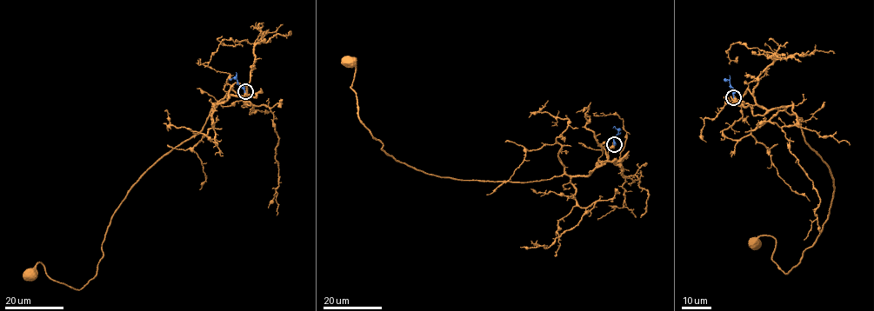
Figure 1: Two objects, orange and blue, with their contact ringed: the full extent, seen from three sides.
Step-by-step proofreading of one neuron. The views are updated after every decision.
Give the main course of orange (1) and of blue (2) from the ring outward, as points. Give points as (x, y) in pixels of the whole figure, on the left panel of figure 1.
1: (244, 92), (215, 103), (200, 130), (133, 186), (83, 287), (59, 283), (39, 262), (31, 274)
2: (244, 92), (236, 77), (230, 79)

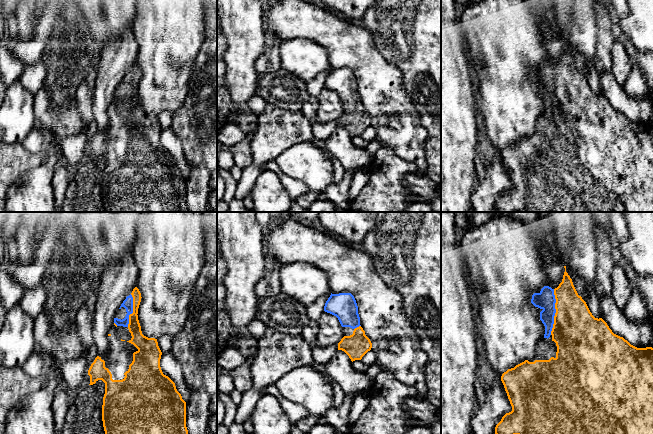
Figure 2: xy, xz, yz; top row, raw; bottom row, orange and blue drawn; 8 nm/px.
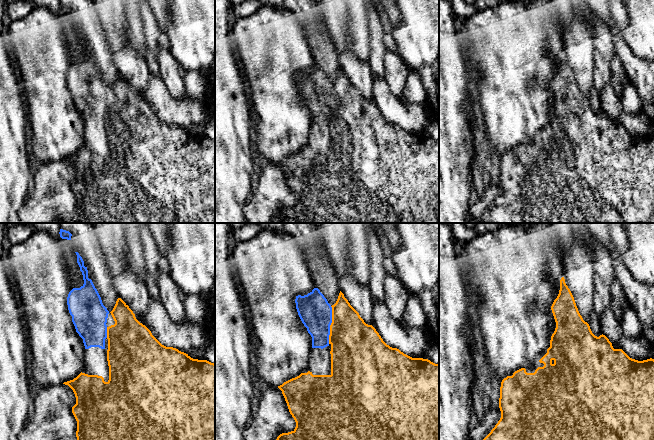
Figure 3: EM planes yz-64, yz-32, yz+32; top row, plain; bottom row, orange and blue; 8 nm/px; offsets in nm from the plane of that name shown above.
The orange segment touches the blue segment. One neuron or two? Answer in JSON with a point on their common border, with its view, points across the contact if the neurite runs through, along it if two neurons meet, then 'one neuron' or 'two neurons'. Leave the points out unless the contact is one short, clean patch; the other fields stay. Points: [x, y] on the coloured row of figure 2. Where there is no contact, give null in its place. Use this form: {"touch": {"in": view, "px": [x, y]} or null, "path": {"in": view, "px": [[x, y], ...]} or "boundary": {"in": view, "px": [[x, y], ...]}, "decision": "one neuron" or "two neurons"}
{"touch": {"in": "yz", "px": [556, 312]}, "path": {"in": "yz", "px": [[577, 333], [556, 312], [545, 300]]}, "decision": "one neuron"}

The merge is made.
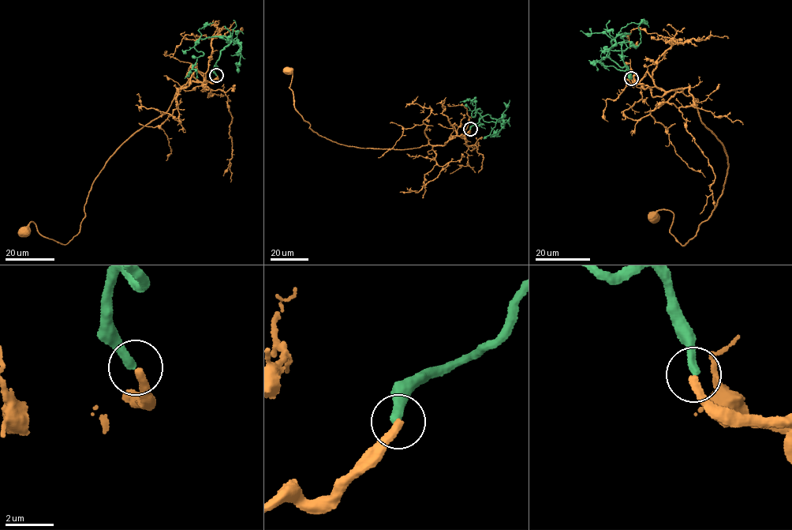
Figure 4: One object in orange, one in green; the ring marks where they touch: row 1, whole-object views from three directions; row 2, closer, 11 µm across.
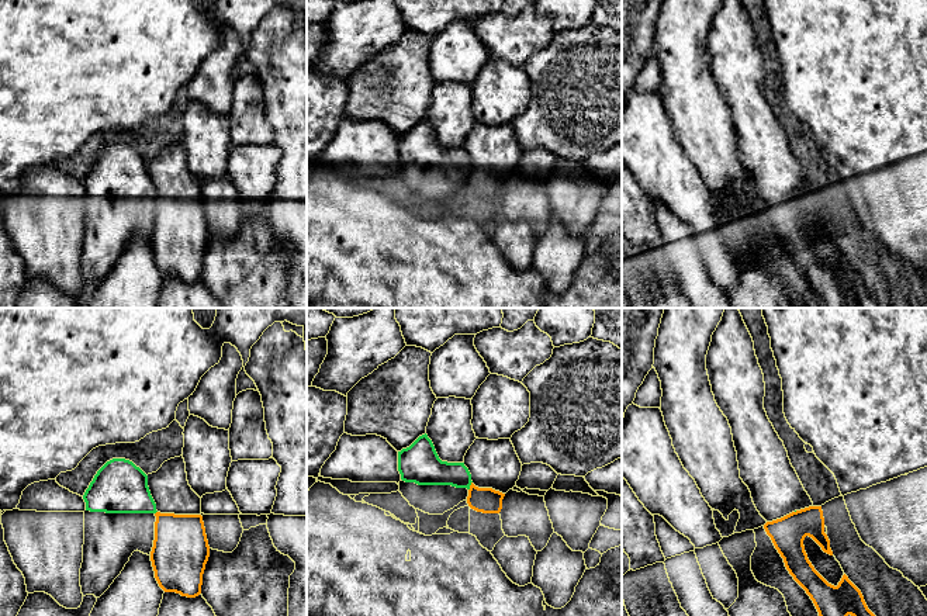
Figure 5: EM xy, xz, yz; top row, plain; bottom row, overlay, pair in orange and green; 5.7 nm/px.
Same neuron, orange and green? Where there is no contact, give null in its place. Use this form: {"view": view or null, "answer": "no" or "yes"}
{"view": "xz", "answer": "no"}

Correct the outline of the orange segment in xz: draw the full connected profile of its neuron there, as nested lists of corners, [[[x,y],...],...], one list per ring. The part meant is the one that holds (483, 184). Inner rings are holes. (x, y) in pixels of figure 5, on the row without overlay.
[[[475,124],[464,141],[471,159],[467,188],[482,198],[499,198],[505,179],[516,172],[522,148],[511,124]]]

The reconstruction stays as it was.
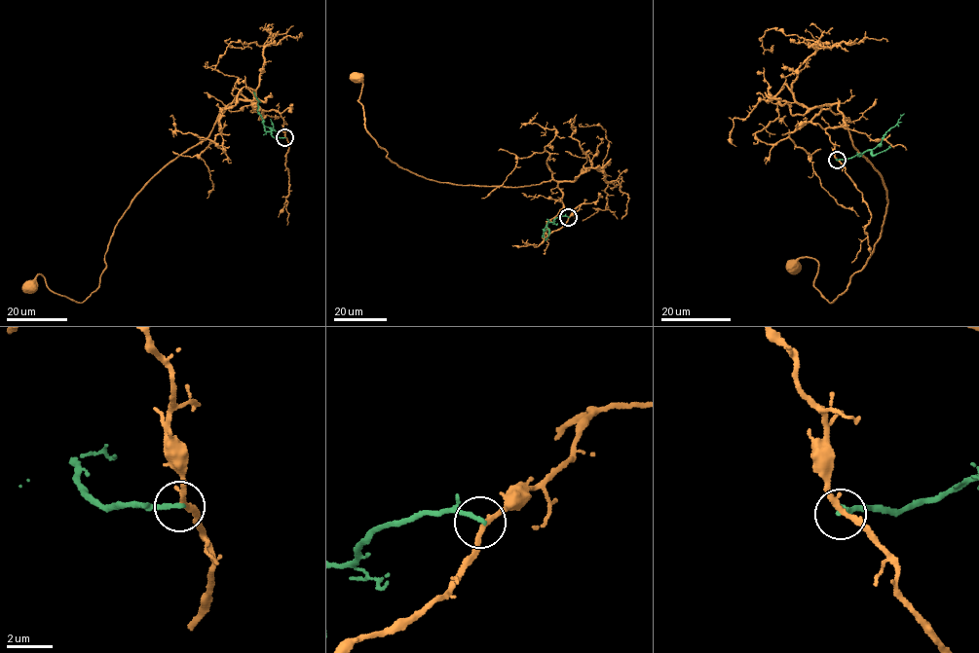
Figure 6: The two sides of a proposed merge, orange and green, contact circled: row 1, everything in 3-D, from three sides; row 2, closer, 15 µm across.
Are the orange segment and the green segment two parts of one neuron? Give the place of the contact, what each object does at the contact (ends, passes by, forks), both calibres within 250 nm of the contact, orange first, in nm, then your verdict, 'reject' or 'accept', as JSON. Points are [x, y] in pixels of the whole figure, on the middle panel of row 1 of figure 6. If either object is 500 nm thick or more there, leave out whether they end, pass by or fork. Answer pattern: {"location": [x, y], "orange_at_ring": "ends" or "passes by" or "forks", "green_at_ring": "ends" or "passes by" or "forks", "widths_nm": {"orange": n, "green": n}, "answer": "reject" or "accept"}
{"location": [568, 217], "orange_at_ring": "passes by", "green_at_ring": "ends", "widths_nm": {"orange": 220, "green": 240}, "answer": "reject"}

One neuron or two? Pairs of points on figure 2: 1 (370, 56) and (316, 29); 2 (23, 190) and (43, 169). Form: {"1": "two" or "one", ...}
{"1": "one", "2": "one"}

